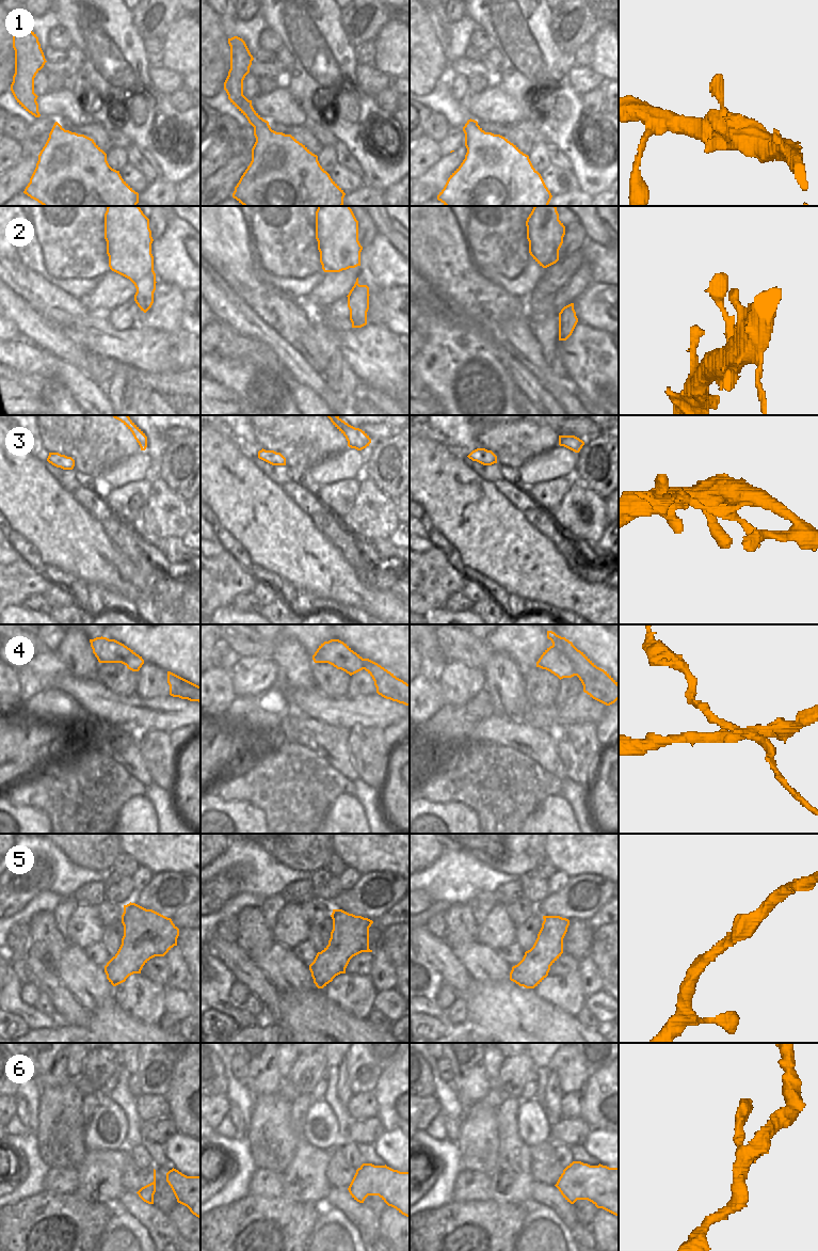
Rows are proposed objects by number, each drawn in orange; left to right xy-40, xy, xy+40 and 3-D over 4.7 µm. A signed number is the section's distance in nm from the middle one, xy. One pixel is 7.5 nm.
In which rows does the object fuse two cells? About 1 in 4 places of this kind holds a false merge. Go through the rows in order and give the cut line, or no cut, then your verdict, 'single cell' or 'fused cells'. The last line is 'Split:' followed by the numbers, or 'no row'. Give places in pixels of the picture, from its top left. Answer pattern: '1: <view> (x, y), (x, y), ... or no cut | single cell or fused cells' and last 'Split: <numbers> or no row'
1: no cut | single cell
2: no cut | single cell
3: no cut | single cell
4: xy+40 (552, 644), (572, 662), (577, 675) | fused cells
5: no cut | single cell
6: no cut | single cell
Split: 4

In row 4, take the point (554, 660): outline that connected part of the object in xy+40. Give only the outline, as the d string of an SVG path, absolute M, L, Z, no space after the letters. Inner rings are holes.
M554 645L543 652L536 662L536 667L550 671L560 680L577 676L575 666L571 659Z

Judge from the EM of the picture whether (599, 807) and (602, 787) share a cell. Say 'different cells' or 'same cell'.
same cell

